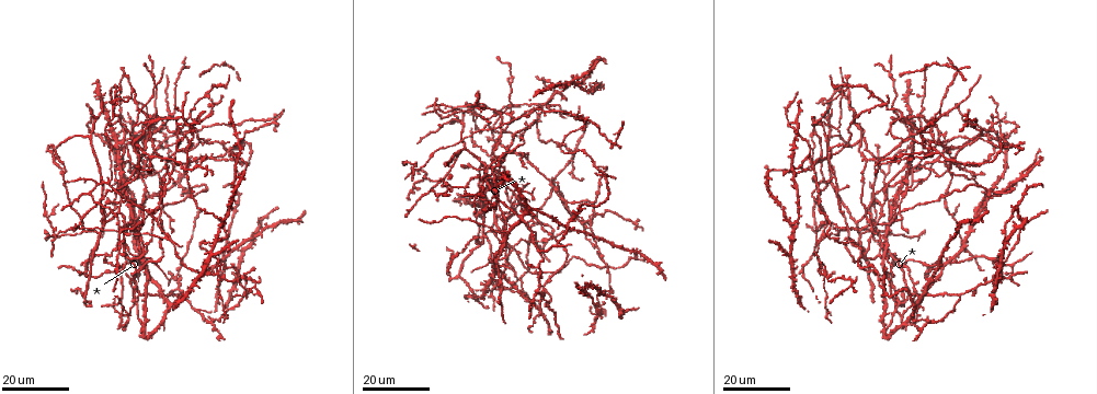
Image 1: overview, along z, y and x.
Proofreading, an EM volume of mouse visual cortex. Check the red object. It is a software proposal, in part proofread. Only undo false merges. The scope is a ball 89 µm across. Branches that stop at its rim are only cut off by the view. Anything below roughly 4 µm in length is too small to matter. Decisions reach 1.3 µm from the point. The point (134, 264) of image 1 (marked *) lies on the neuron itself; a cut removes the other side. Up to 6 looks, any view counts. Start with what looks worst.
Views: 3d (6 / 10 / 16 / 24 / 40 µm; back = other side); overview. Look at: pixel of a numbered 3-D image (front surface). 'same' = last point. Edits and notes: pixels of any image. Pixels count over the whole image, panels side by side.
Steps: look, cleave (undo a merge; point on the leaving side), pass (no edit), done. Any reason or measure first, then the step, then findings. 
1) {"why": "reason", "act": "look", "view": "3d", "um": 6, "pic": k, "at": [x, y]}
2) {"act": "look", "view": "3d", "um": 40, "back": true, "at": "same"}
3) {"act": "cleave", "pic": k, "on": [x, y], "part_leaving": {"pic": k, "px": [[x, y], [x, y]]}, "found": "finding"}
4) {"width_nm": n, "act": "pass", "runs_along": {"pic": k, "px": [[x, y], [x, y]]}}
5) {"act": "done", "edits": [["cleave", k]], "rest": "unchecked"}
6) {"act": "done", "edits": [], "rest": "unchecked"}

{"why": "four-way junction", "act": "look", "view": "3d", "um": 16, "pic": 1, "at": [995, 124]}

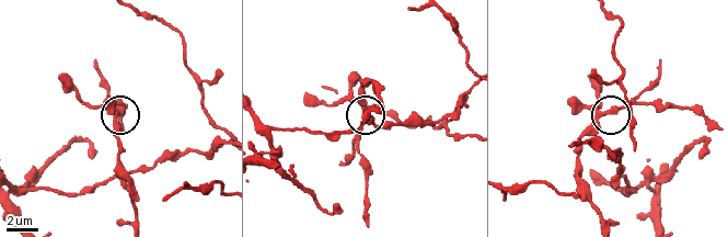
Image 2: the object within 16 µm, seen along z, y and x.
{"why": "zoom in", "act": "look", "view": "3d", "um": 10, "pic": 2, "at": [116, 110]}

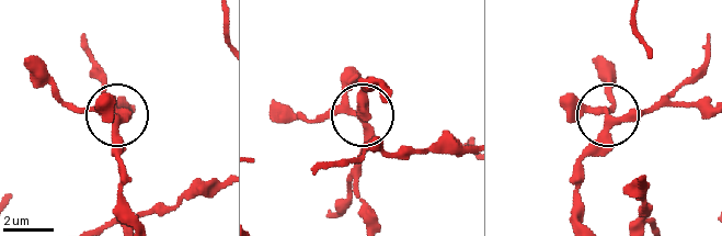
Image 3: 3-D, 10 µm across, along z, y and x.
{"act": "pass", "found": "all the same neuron"}

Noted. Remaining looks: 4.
{"why": "three-way junction", "act": "look", "view": "3d", "um": 16, "pic": 1, "at": [152, 120]}

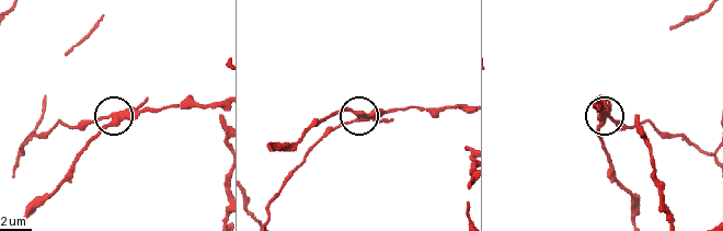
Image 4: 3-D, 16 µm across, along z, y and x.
{"why": "closer look", "act": "look", "view": "3d", "um": 6, "pic": 4, "at": [610, 116]}

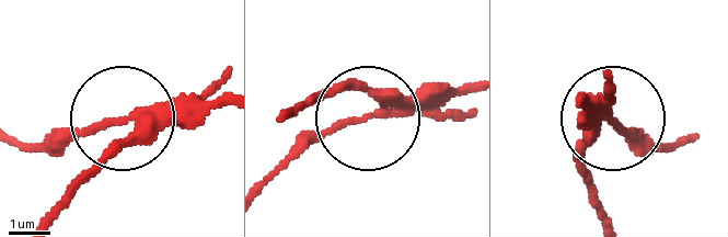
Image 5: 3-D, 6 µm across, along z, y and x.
{"act": "cleave", "pic": 5, "on": [104, 123], "part_leaving": {"pic": 5, "px": [[161, 105], [18, 144]]}, "found": "two neurons meet here"}

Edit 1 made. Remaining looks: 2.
{"why": "arms part here", "act": "look", "view": "3d", "um": 24, "pic": 1, "at": [461, 111]}

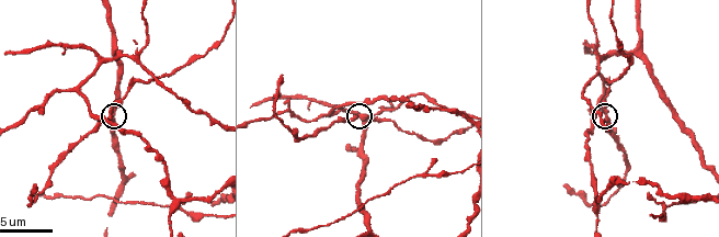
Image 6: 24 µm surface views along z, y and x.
{"act": "look", "view": "3d", "um": 6, "pic": 6, "at": [110, 114]}

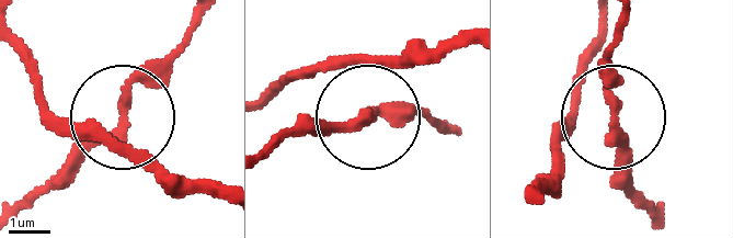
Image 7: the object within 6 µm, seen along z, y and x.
{"act": "pass", "runs_along": {"pic": 7, "px": [[20, 58], [55, 110], [117, 132], [47, 191]]}, "found": "continuous, no second neuron"}

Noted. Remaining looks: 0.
{"act": "done", "edits": [["cleave", 5]], "rest": "unchecked"}

